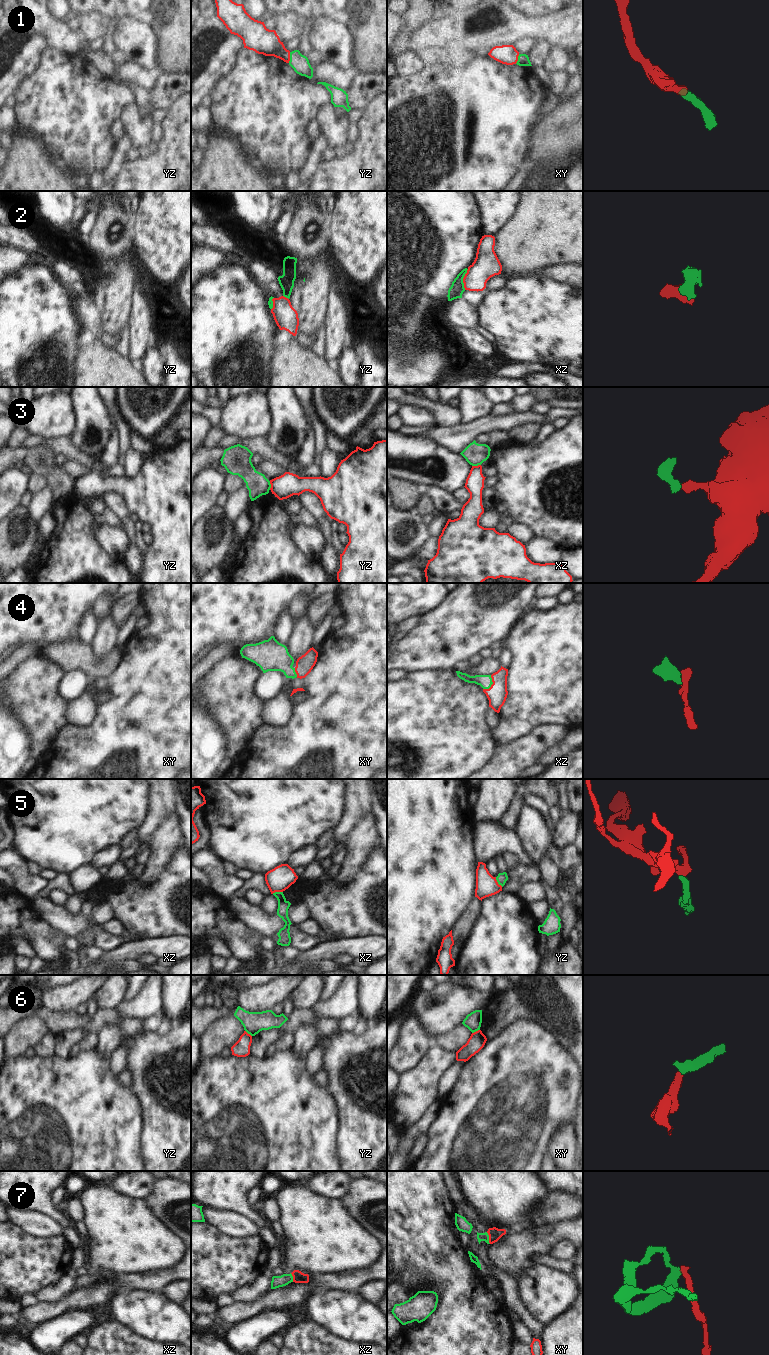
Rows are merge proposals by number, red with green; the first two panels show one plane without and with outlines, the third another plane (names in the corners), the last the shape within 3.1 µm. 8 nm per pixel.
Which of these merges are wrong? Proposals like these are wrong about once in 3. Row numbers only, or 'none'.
2, 3, 5, 6

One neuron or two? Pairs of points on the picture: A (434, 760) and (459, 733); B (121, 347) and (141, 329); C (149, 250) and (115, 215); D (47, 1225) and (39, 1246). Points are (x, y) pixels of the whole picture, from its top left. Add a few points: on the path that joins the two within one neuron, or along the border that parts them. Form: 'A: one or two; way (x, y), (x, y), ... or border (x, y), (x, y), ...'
A: one; way (439, 753), (452, 740)
B: two; border (129, 320), (130, 350), (128, 356)
C: two; border (131, 216), (133, 224), (132, 241)
D: two; border (21, 1228), (34, 1237), (54, 1237), (61, 1234)

